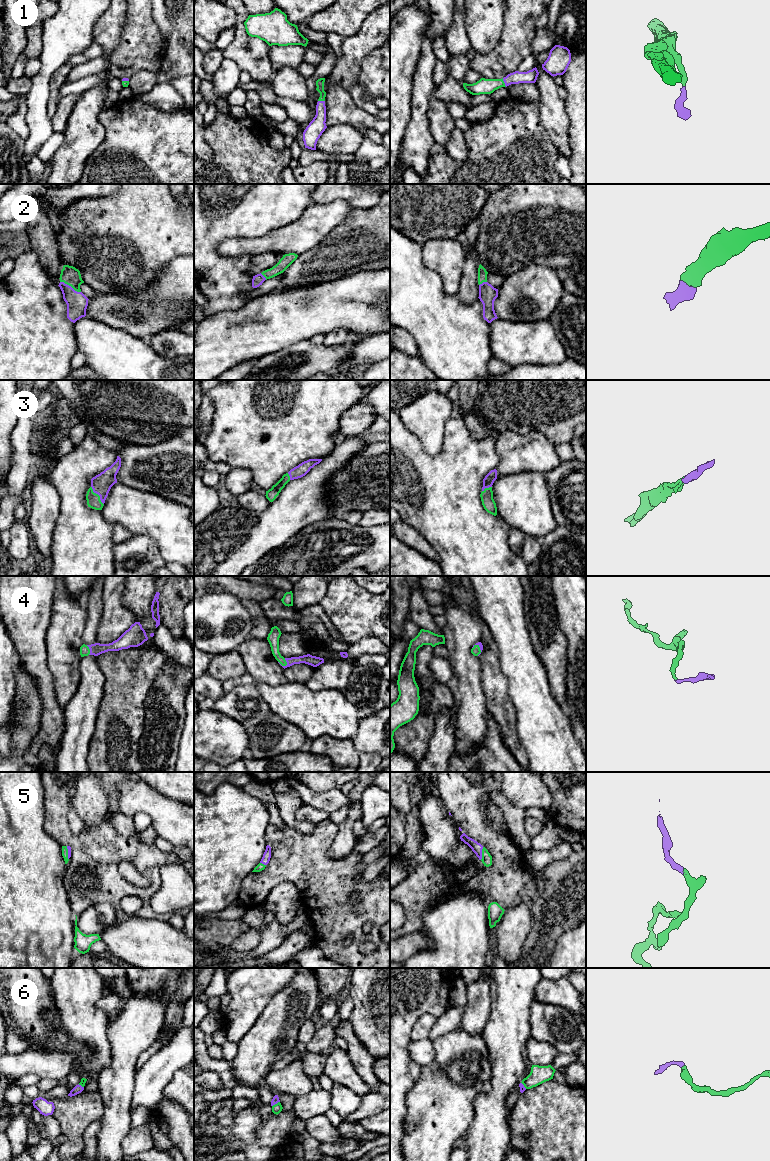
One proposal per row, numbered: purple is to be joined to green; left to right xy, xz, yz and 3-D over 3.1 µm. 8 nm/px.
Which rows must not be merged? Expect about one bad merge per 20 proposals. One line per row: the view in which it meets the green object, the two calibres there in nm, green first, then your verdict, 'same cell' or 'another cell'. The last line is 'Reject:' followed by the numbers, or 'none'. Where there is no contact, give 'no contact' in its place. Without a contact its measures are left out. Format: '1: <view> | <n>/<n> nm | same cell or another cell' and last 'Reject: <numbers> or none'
1: yz | 130/100 nm | same cell
2: xy | 150/170 nm | same cell
3: xy | 110/160 nm | same cell
4: xz | 100/80 nm | same cell
5: yz | 80/90 nm | same cell
6: xz | 80/60 nm | same cell
Reject: none

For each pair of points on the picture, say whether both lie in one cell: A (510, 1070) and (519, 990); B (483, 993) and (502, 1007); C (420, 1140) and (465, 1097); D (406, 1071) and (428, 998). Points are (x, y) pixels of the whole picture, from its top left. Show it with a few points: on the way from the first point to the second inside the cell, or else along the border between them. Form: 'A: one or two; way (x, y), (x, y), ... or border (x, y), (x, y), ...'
A: one; way (510, 1050), (511, 1010)
B: two; border (491, 979), (490, 1012), (486, 1022)
C: one; way (431, 1131), (454, 1108)
D: one; way (400, 1053), (400, 1026), (410, 1016)

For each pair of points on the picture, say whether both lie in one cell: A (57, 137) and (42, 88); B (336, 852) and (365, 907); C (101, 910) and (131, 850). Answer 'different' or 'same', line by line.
A: different
B: different
C: different

